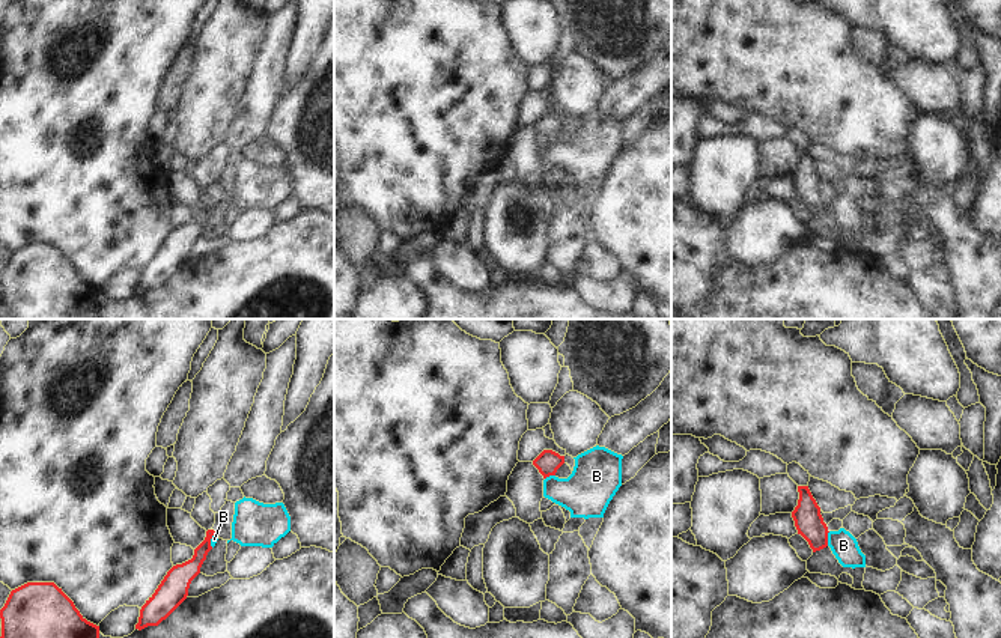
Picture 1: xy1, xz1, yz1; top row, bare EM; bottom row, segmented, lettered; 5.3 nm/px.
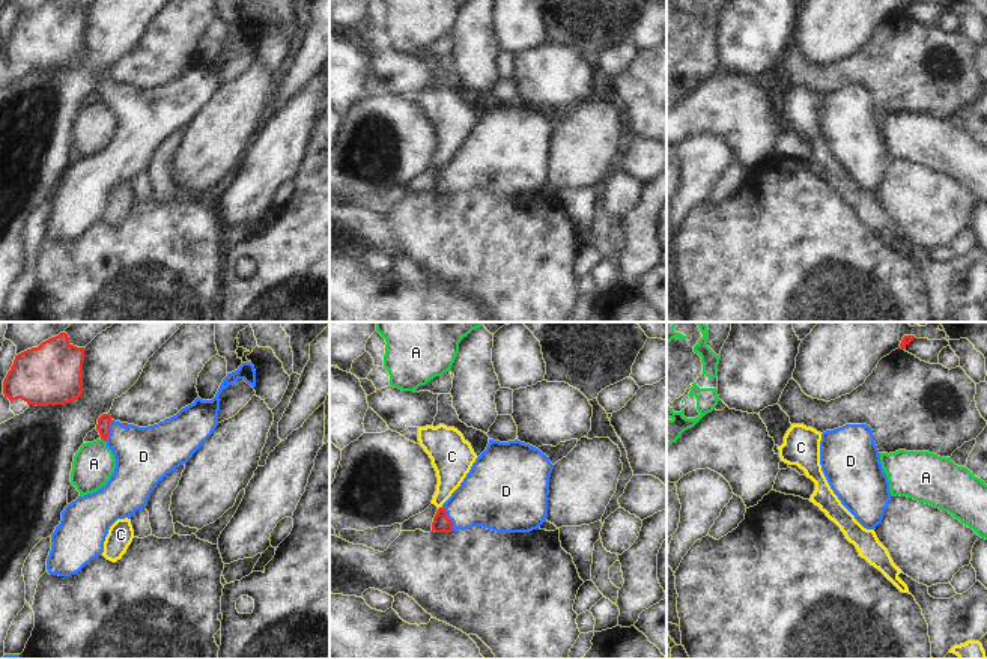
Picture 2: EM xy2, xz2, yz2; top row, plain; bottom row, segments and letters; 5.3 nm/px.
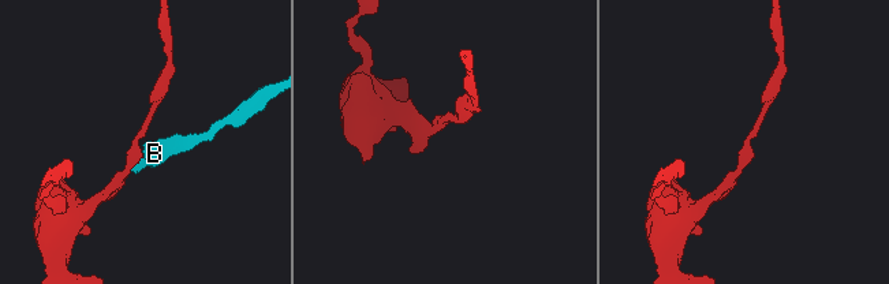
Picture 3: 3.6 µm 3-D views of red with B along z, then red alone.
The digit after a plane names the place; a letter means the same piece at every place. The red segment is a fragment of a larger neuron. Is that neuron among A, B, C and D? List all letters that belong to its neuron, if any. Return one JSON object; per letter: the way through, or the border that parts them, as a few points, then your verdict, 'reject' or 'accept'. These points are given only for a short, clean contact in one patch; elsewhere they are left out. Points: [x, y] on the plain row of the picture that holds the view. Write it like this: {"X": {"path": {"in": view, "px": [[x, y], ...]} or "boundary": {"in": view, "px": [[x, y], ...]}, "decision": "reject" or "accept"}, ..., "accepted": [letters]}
{"A": {"decision": "reject"}, "B": {"boundary": {"in": "yz1", "px": [[830, 194], [827, 208]]}, "decision": "reject"}, "C": {"boundary": {"in": "xz2", "px": [[441, 169], [438, 172]]}, "decision": "reject"}, "D": {"path": {"in": "xz2", "px": [[441, 187], [449, 182], [489, 160]]}, "decision": "accept"}, "accepted": ["D"]}

